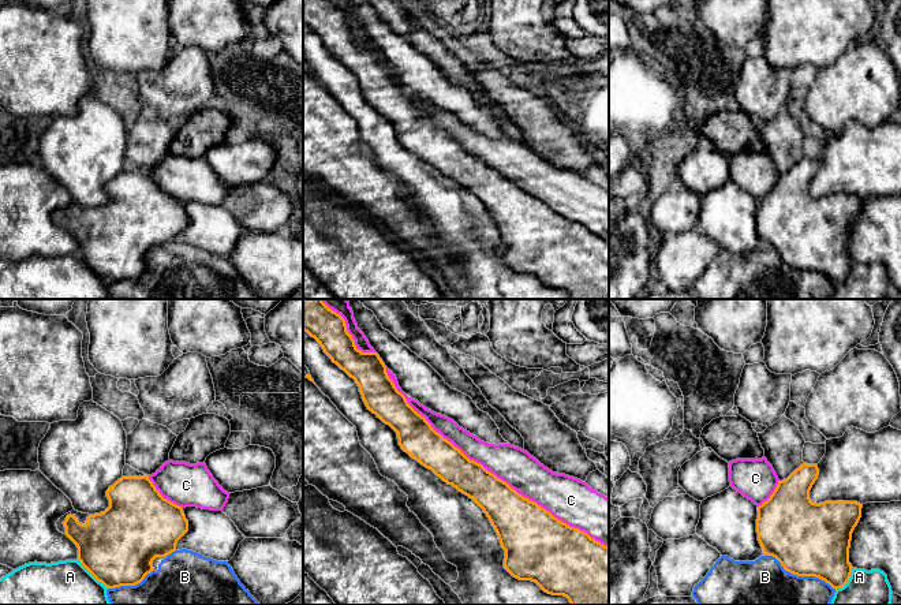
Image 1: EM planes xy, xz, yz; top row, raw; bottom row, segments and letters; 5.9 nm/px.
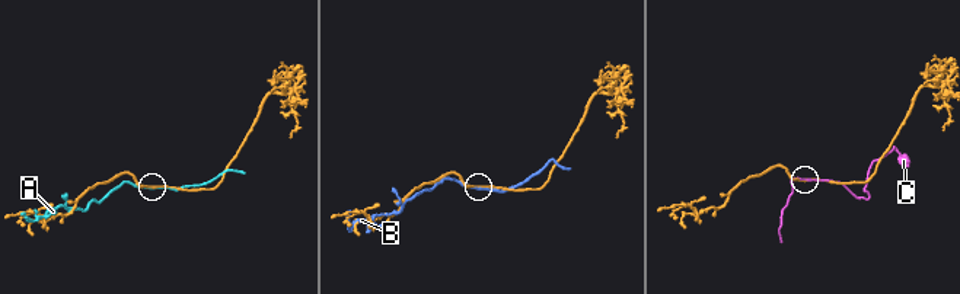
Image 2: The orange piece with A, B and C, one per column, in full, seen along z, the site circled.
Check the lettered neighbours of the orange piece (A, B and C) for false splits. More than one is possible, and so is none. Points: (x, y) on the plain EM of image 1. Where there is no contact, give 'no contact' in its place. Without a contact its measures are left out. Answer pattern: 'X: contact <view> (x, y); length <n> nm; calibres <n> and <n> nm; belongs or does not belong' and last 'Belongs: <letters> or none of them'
A: contact xy (92, 268); length 260 nm; calibres 440 and 500 nm; does not belong
B: contact yz (802, 269); length 460 nm; calibres 440 and 440 nm; does not belong
C: contact xz (489, 165); length 1700 nm; calibres 240 and 220 nm; does not belong
Belongs: none of them

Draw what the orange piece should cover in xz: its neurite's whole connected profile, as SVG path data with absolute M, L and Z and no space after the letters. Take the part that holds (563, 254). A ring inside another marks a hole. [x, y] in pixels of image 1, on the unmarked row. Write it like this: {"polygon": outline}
{"polygon": "M303 0L303 25L319 37L333 57L355 74L367 104L397 127L404 146L483 203L505 244L504 261L513 272L535 276L547 288L567 291L571 299L609 299L607 240L523 191L437 127L397 85L380 49L356 42L340 8L328 0Z"}

